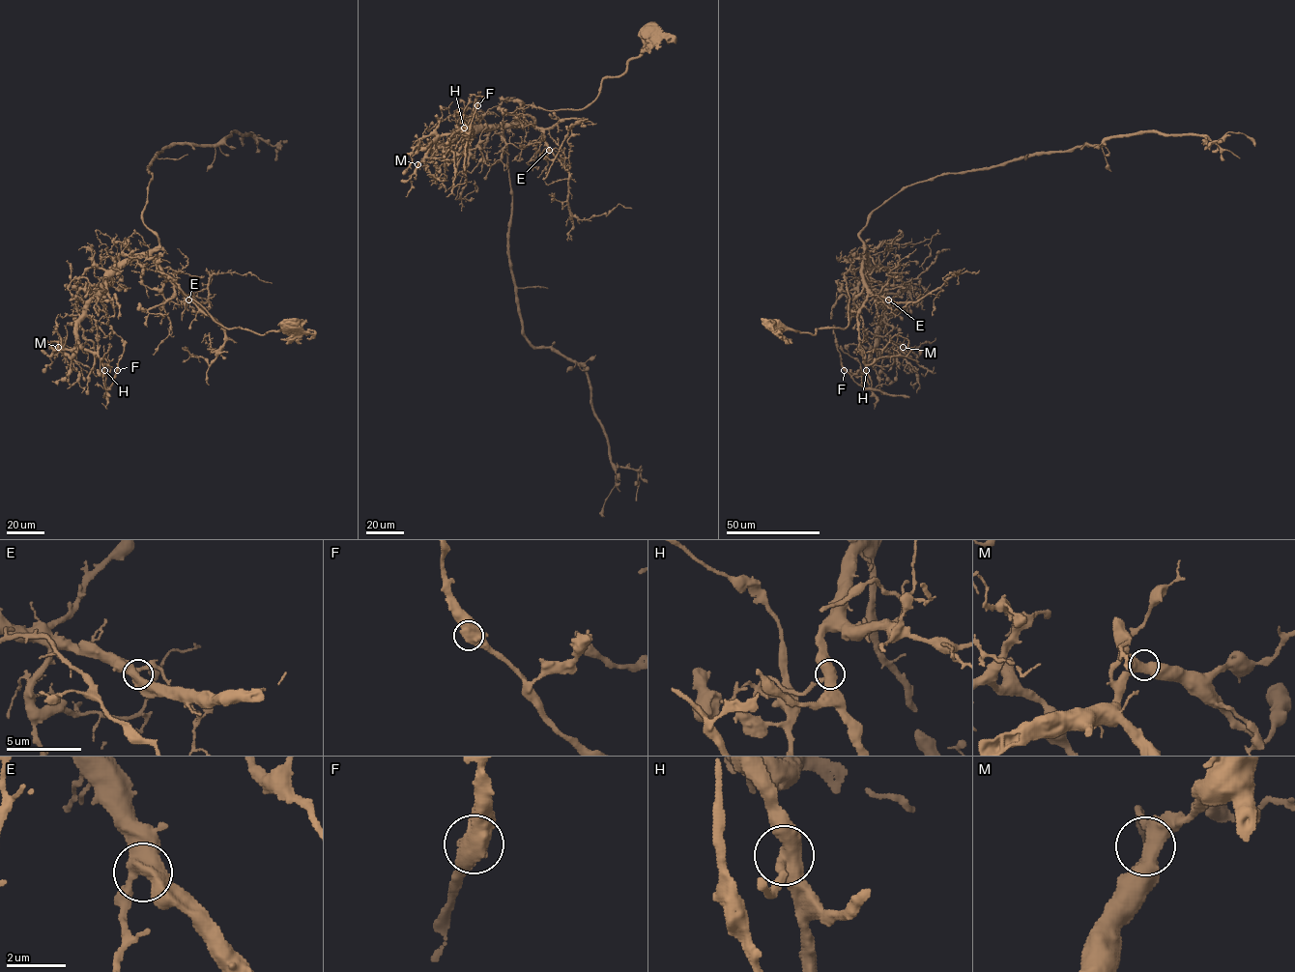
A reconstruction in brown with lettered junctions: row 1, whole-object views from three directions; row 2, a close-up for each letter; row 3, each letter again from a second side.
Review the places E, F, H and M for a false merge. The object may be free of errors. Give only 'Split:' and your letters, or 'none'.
Split: H

